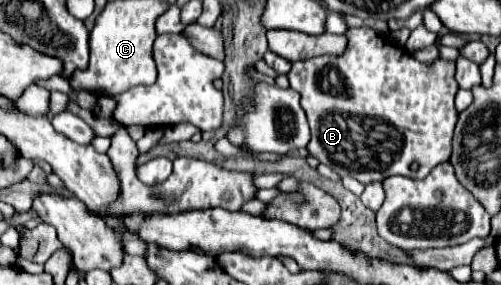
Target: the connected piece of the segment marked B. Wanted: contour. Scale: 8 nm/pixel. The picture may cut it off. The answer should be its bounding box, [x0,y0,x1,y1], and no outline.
[287,27,459,183]

